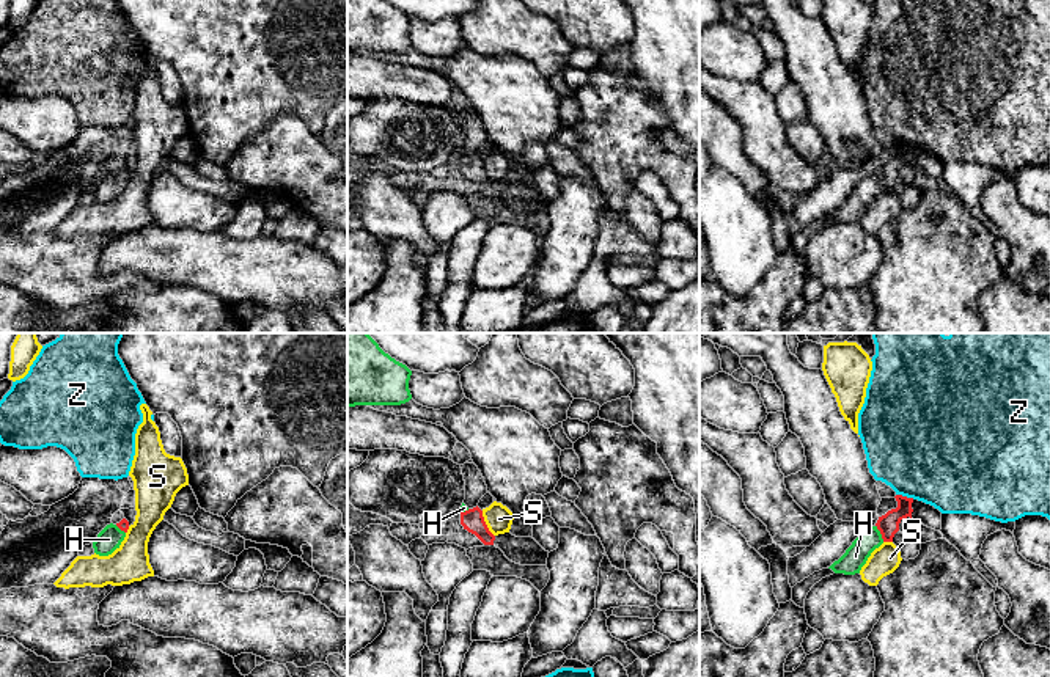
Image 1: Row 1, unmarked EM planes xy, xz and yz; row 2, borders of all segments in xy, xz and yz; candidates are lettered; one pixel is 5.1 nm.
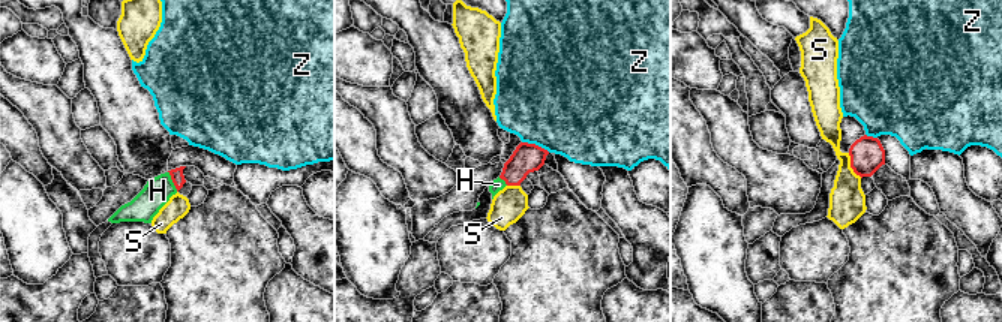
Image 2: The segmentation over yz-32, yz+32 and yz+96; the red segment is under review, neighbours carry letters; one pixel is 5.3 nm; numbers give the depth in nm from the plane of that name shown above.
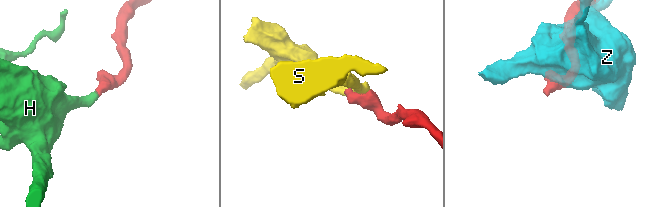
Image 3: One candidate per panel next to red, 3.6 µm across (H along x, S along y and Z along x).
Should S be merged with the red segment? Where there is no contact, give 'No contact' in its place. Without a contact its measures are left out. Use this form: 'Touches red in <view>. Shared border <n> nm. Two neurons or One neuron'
Touches red in xz. Shared border 150 nm. Two neurons

